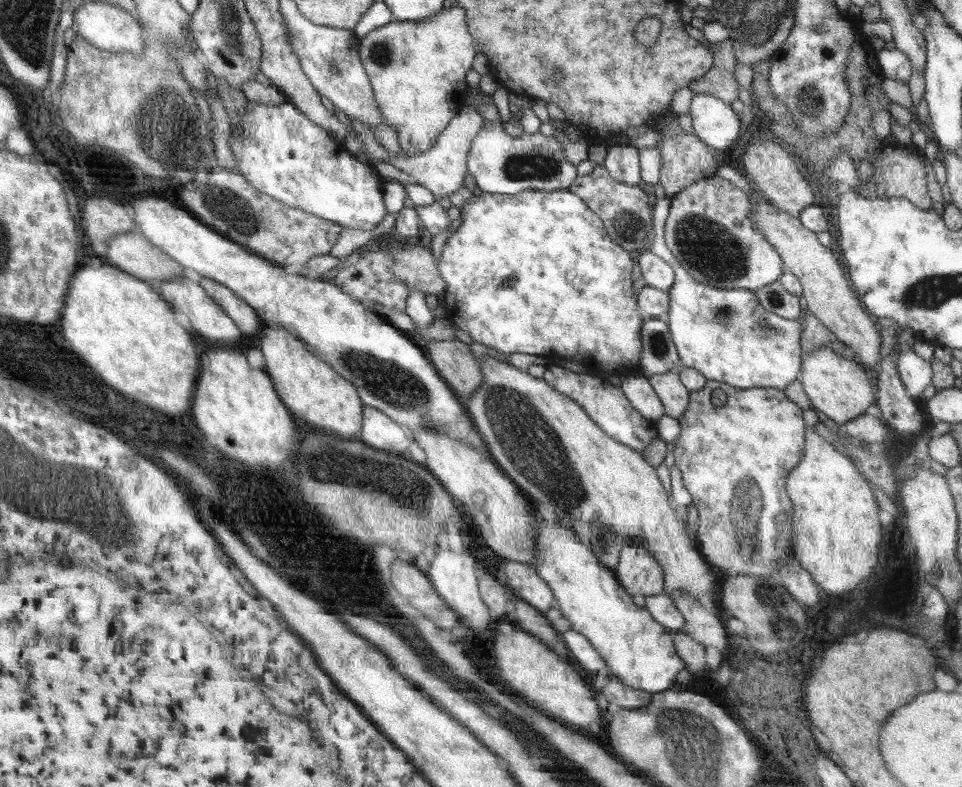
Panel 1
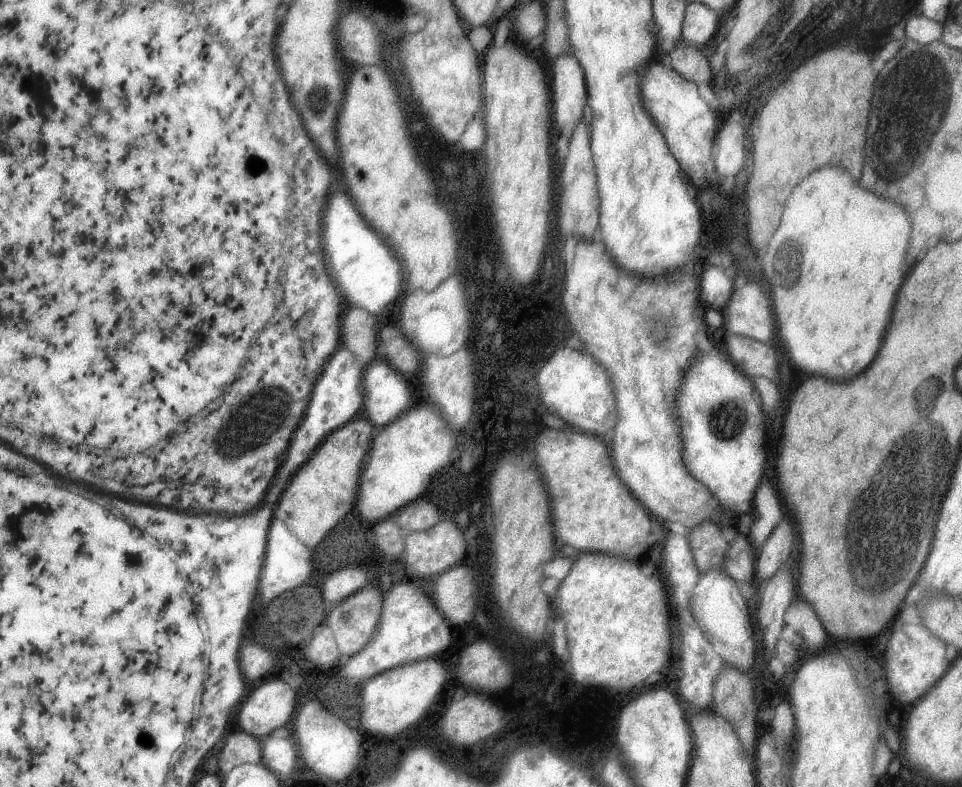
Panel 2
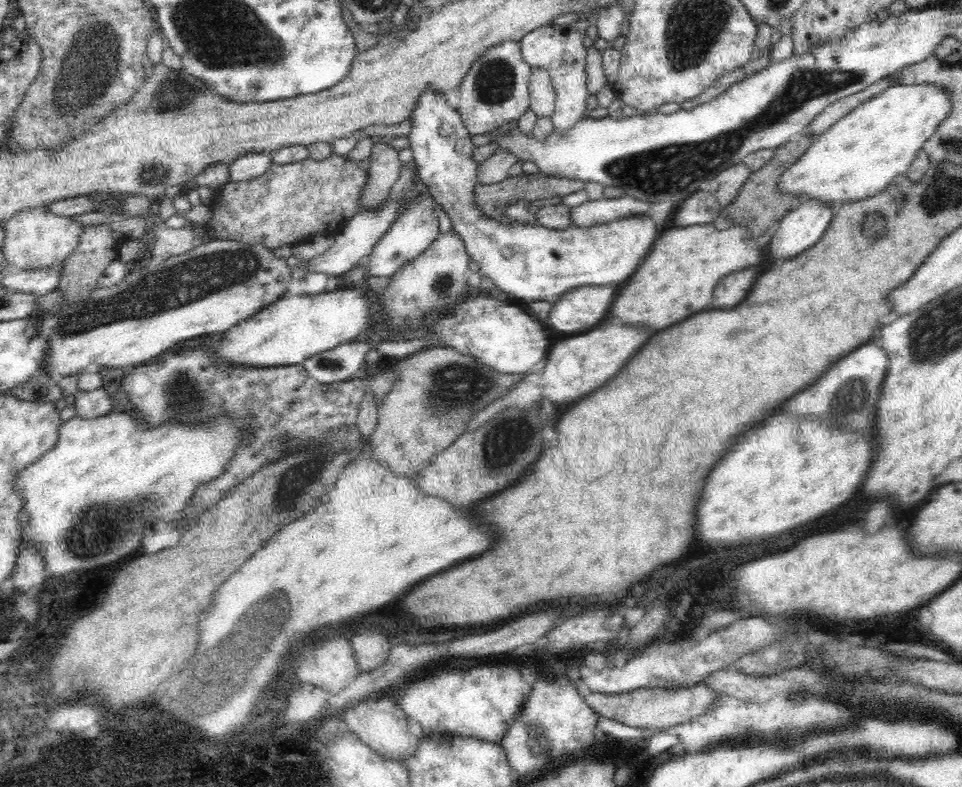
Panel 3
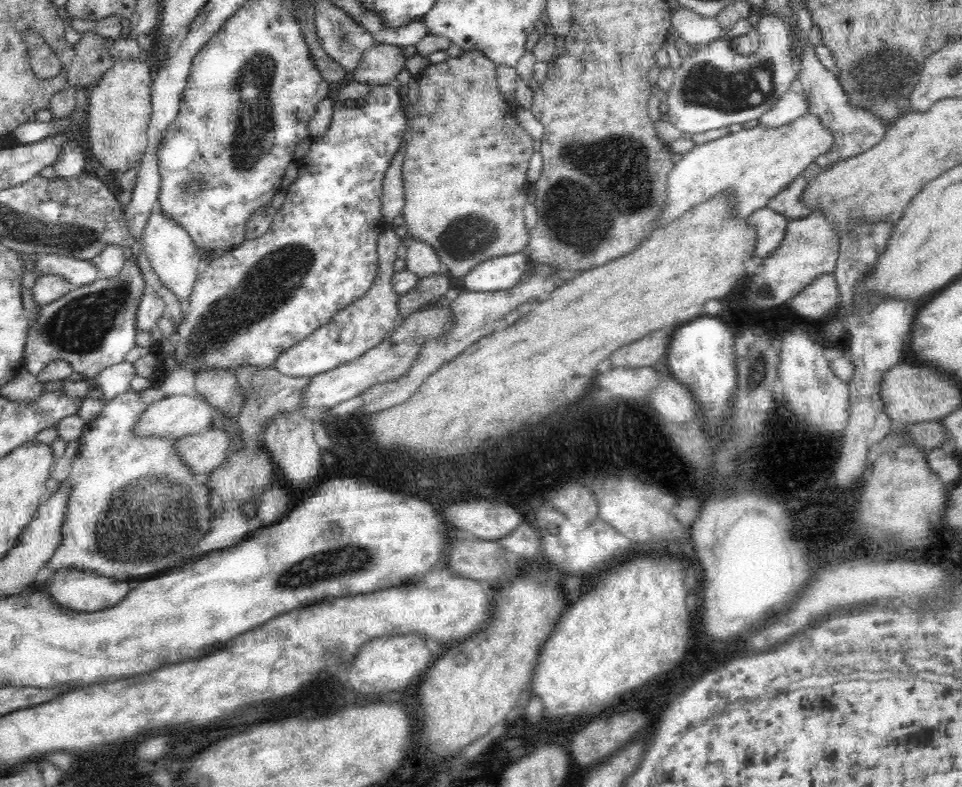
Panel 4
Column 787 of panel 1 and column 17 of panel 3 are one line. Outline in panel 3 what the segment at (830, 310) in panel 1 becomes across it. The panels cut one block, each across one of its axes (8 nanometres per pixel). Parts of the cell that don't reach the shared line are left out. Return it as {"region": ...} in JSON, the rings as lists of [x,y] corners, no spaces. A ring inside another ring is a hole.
{"region":[[[36,205],[36,208],[24,209],[6,220],[1,248],[12,270],[27,271],[53,267],[63,264],[66,258],[74,252],[84,228],[86,228],[84,224],[79,224],[74,220],[74,215],[58,216],[56,213],[51,213],[48,205]]]}

